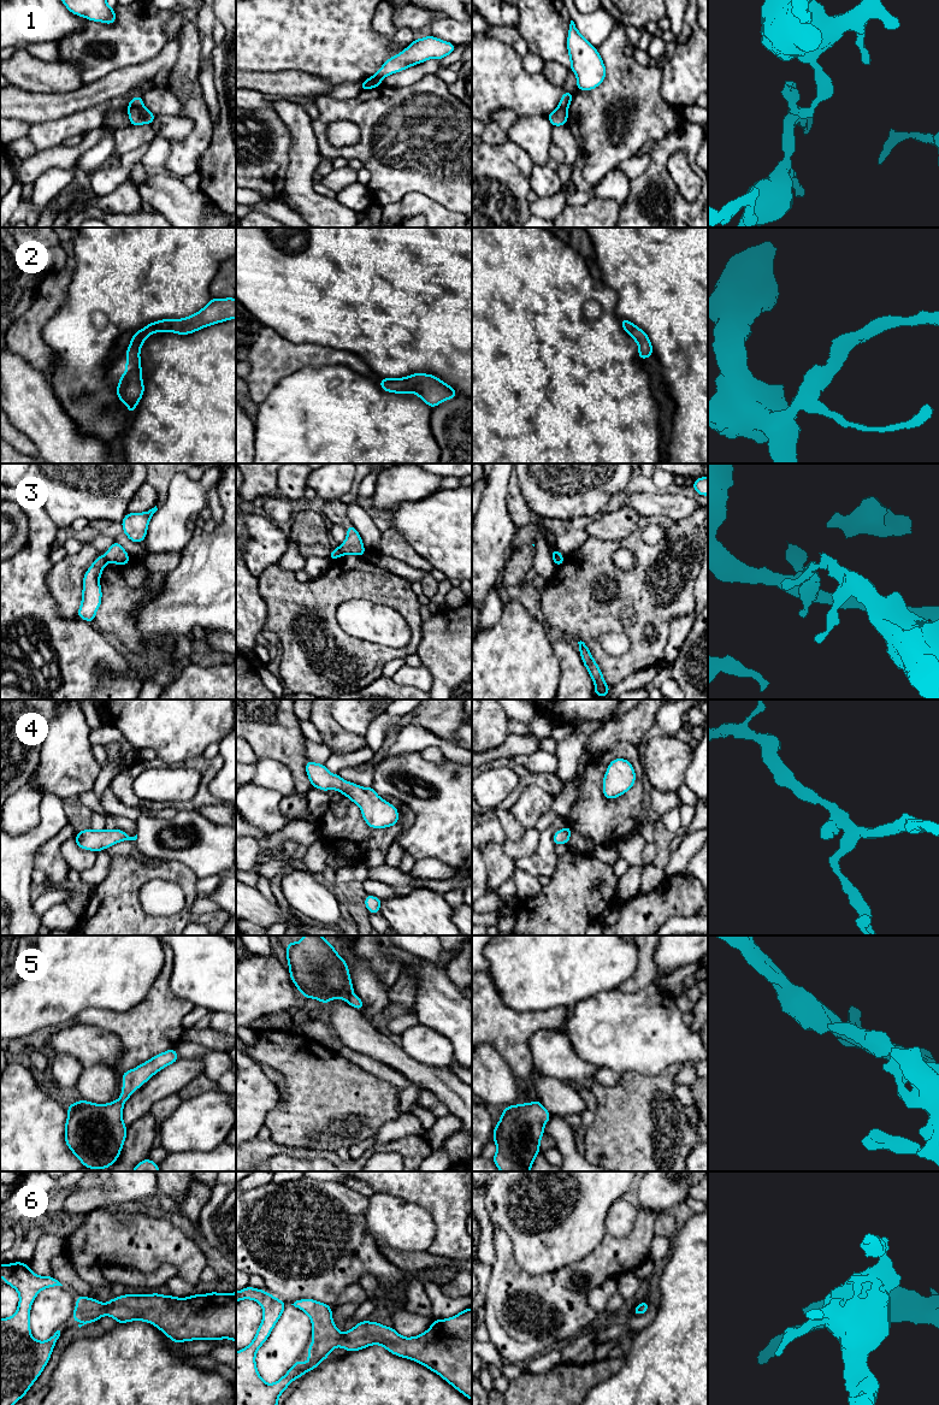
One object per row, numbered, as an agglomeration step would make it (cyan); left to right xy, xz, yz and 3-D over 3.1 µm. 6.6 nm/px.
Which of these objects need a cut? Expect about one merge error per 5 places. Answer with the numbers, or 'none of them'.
1, 3

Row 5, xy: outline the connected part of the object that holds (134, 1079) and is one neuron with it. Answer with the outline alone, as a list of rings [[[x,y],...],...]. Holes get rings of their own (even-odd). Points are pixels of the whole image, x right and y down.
[[[173,1047],[123,1073],[120,1098],[114,1102],[95,1104],[81,1099],[67,1105],[65,1143],[84,1168],[106,1169],[119,1158],[128,1131],[123,1122],[124,1103],[155,1073],[178,1059]]]

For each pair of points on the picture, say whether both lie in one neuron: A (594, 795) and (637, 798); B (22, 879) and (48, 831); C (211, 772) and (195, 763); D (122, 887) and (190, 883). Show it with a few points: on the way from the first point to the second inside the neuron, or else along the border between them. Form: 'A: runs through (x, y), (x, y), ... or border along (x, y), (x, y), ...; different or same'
A: runs through (604, 806), (626, 807); same
B: runs through (22, 866), (22, 854), (35, 840); same
C: runs through (207, 768), (199, 763); same
D: runs through (139, 873), (173, 873); same

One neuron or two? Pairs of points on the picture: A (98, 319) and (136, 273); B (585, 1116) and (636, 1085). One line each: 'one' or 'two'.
A: one
B: two

